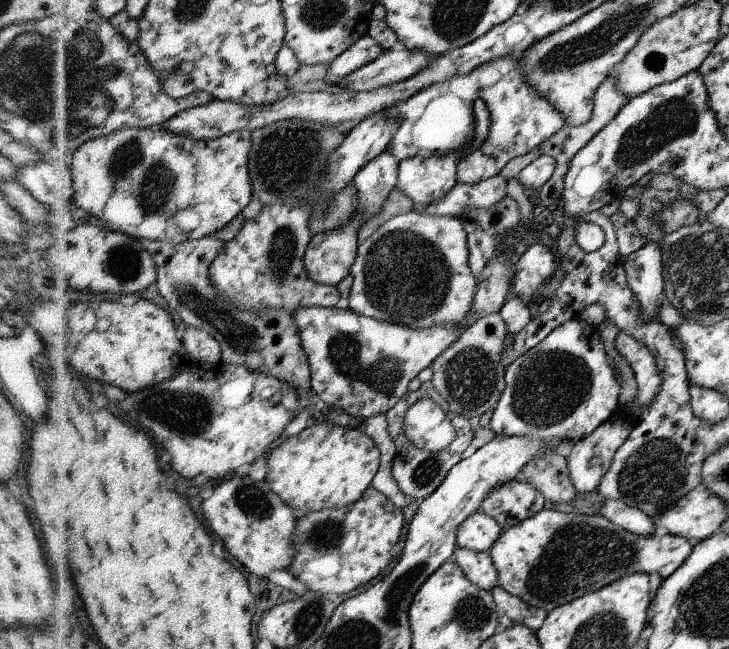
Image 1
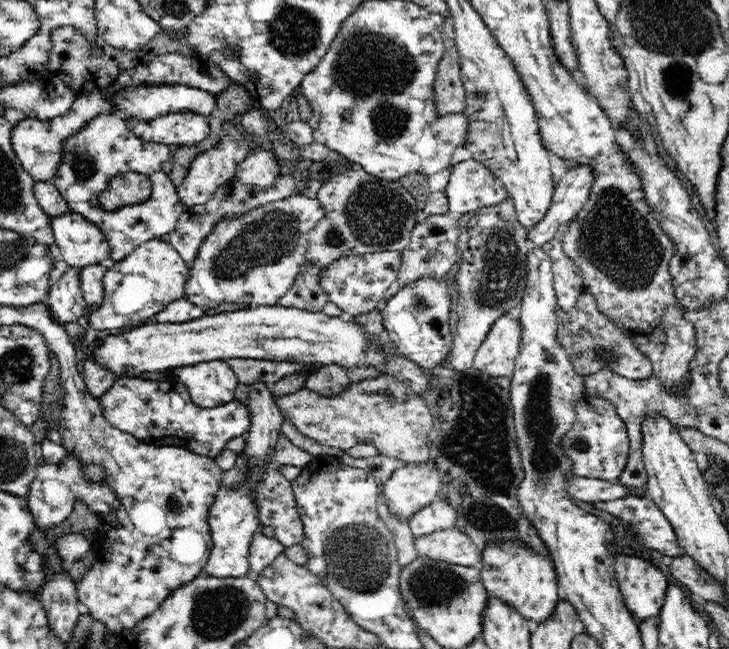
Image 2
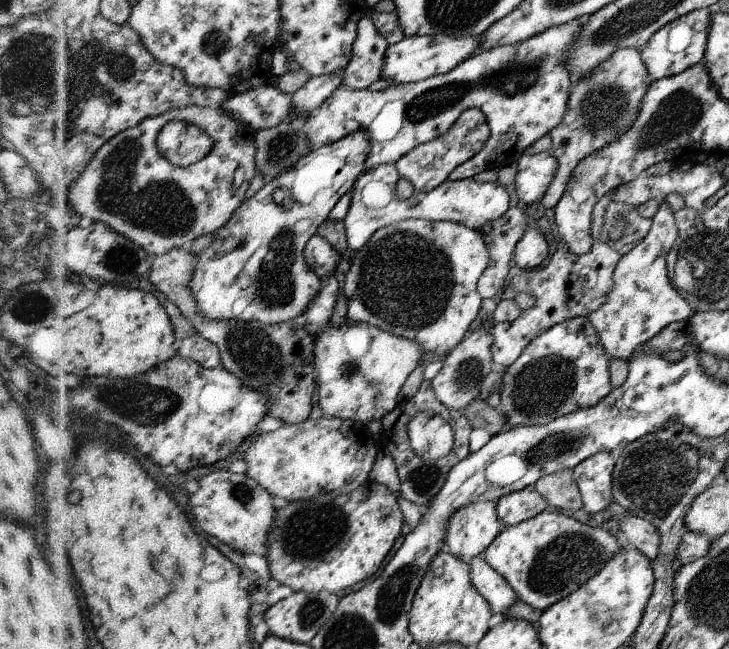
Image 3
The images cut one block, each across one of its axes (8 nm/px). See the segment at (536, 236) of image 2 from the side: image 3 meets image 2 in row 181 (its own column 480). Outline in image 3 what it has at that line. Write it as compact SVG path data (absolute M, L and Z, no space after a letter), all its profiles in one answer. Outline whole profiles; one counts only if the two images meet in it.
M477 556L472 562L472 583L479 594L490 604L492 611L499 617L510 611L516 604L516 592L482 558Z

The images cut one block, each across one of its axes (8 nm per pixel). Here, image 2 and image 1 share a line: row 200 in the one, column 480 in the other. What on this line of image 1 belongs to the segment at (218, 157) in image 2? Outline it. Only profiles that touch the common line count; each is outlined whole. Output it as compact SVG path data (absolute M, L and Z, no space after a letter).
M499 175L477 181L475 184L462 184L457 181L444 198L428 206L416 208L420 214L426 214L426 216L452 216L460 219L464 212L470 212L476 208L488 210L494 204L498 204L506 196L506 188L507 180Z

